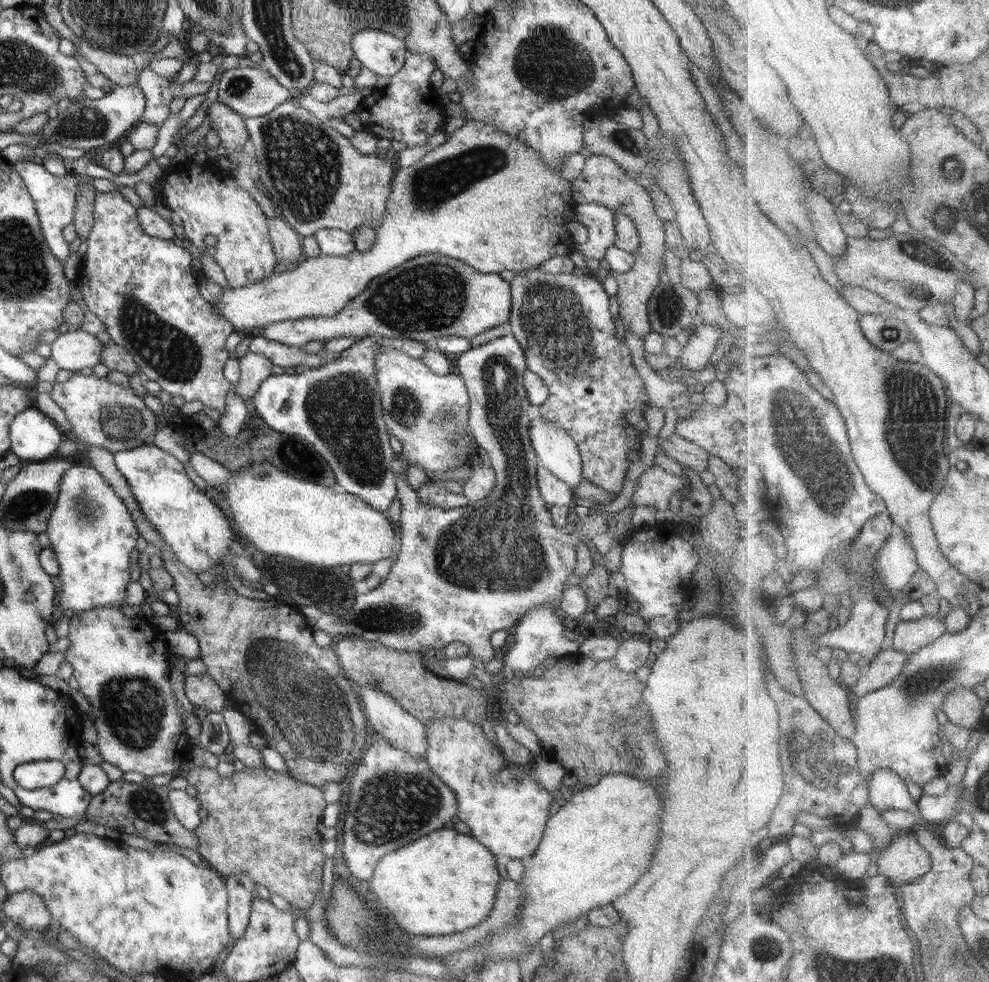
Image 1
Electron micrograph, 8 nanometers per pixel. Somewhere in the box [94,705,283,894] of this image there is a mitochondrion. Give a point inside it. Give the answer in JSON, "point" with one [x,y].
{"point":[147,806]}

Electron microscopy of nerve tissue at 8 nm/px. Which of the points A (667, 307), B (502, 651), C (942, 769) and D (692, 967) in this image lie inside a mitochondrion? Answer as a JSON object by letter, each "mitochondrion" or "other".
{"A":"mitochondrion","B":"other","C":"other","D":"other"}

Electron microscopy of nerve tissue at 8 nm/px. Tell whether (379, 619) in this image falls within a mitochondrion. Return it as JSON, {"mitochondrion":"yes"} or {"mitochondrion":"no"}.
{"mitochondrion":"yes"}

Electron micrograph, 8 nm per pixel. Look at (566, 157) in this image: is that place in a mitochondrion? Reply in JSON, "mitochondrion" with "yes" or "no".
{"mitochondrion":"no"}

